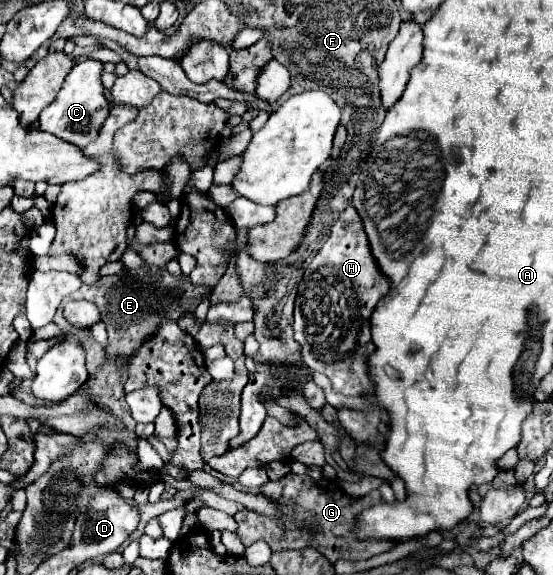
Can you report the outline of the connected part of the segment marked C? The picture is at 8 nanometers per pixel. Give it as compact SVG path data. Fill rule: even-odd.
M85 58L79 62L69 76L63 82L61 92L57 94L57 100L45 108L39 116L39 128L45 132L55 134L57 138L63 138L65 142L75 144L77 148L85 148L89 142L95 142L99 136L101 126L105 124L111 102L105 98L105 86L101 84L101 74L103 74L103 62L95 58Z

